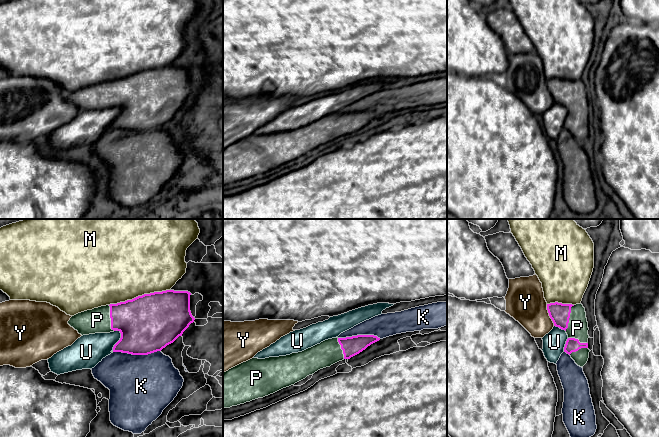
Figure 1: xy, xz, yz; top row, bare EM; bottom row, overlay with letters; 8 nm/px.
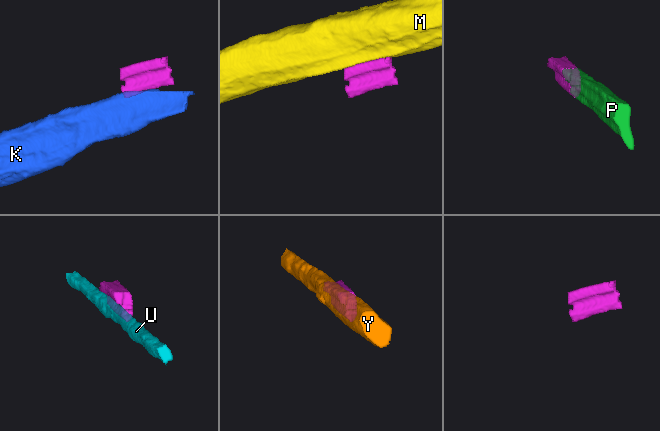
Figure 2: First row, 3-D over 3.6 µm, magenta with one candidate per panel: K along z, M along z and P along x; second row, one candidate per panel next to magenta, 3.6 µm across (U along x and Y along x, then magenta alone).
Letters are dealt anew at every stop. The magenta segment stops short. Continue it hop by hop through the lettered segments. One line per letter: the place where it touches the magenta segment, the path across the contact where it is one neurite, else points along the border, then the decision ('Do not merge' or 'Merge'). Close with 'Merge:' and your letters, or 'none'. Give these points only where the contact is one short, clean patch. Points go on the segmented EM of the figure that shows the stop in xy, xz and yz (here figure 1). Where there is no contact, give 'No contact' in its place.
K: Touches magenta at xy (136, 354). Do not merge
M: Touches magenta at xy (139, 296). Do not merge
P: Touches magenta at xy (111, 320). Path across: xy (142, 321), (111, 320), (97, 320). Merge
U: Touches magenta at xy (119, 340). Do not merge
Y: Touches magenta at yz (549, 315). Do not merge
Merge: P

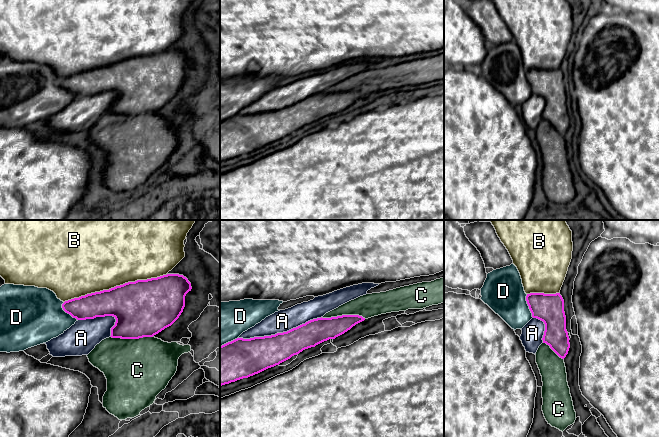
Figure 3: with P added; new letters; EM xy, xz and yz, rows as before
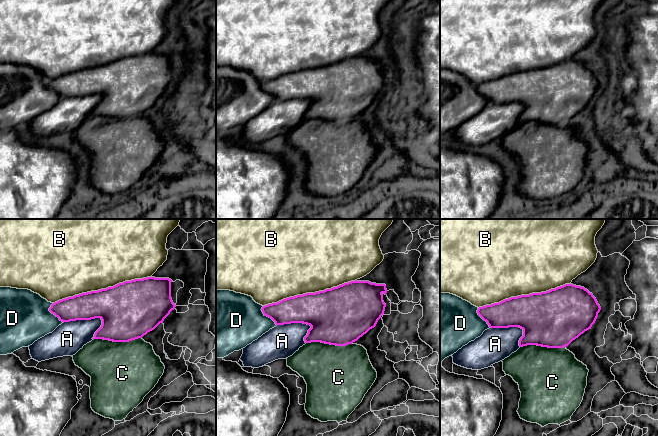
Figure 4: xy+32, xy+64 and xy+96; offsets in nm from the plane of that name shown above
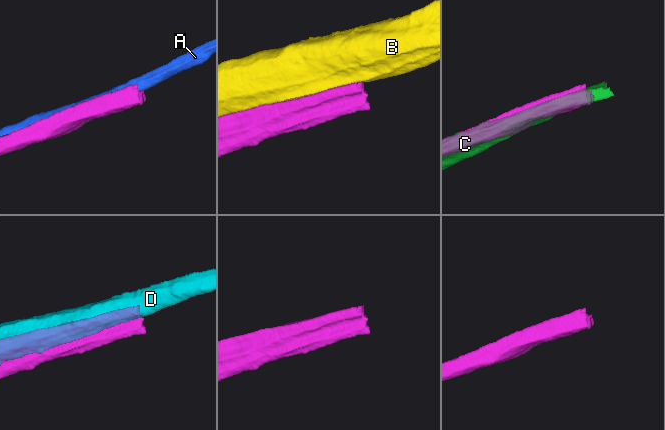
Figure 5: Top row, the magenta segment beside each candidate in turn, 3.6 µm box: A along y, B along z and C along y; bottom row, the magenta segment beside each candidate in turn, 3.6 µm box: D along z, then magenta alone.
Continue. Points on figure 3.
A: Touches magenta at xz (279, 333). Do not merge
B: Touches magenta at xy (114, 287). Do not merge
C: Touches magenta at xz (343, 315). Do not merge
D: Touches magenta at yz (528, 305). Do not merge
Merge: none

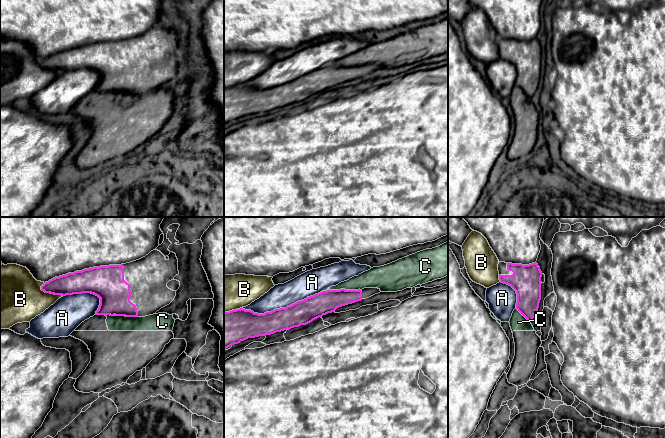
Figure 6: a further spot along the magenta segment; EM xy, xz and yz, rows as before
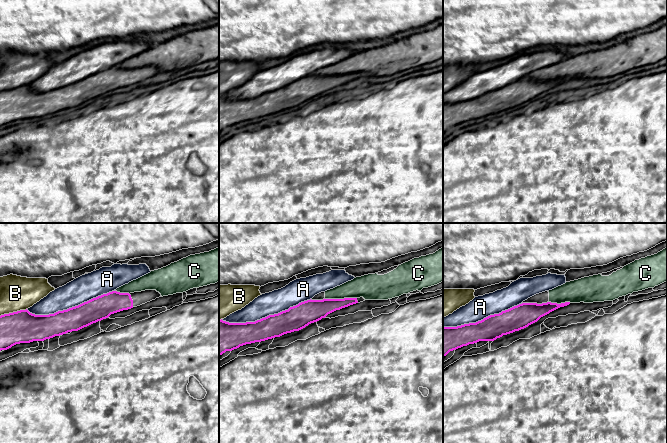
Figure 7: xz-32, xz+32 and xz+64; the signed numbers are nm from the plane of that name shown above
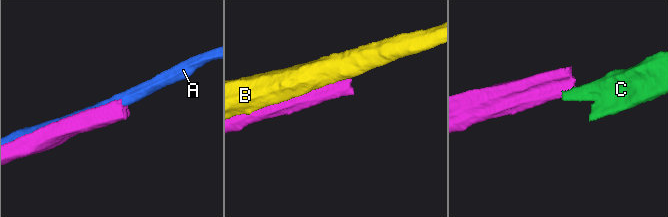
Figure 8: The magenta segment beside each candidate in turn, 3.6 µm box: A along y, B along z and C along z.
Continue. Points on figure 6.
A: Touches magenta at xz (283, 308). Do not merge
B: Touches magenta at xy (50, 293). Do not merge
C: Touches magenta at xy (122, 315). Boundary: xy (106, 315), (137, 317). Do not merge
Merge: none

